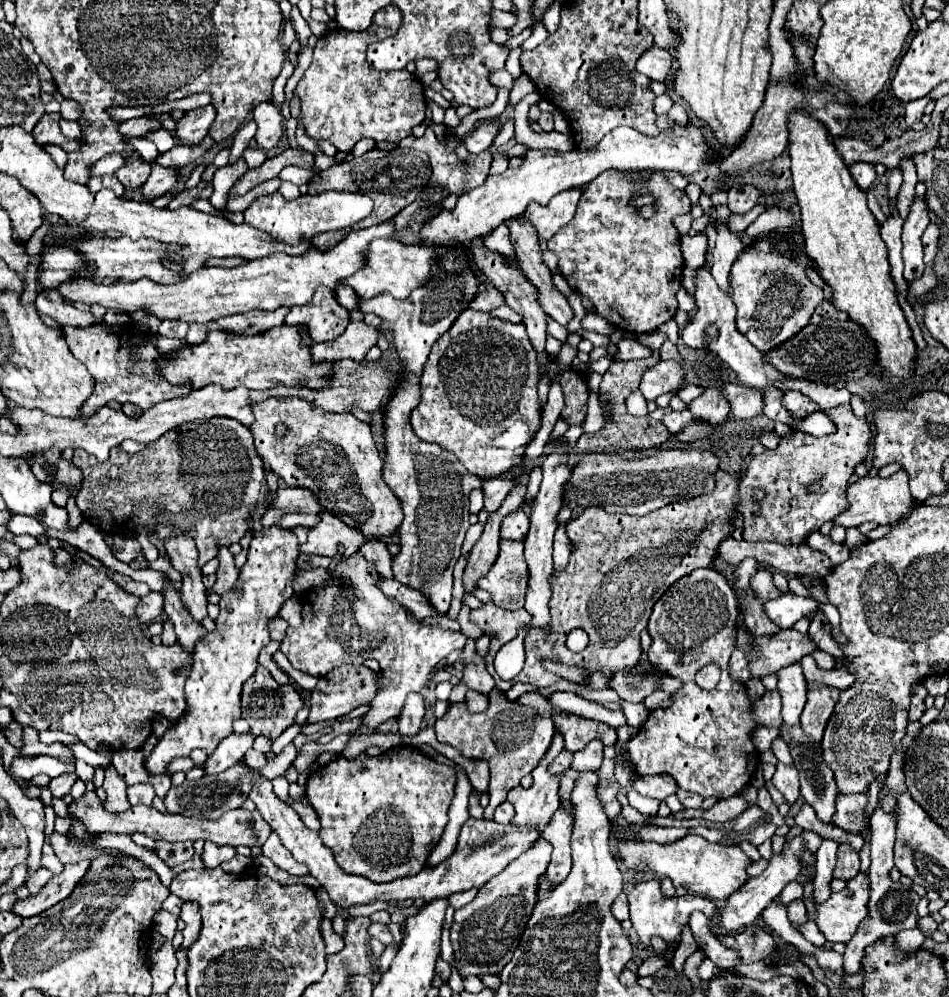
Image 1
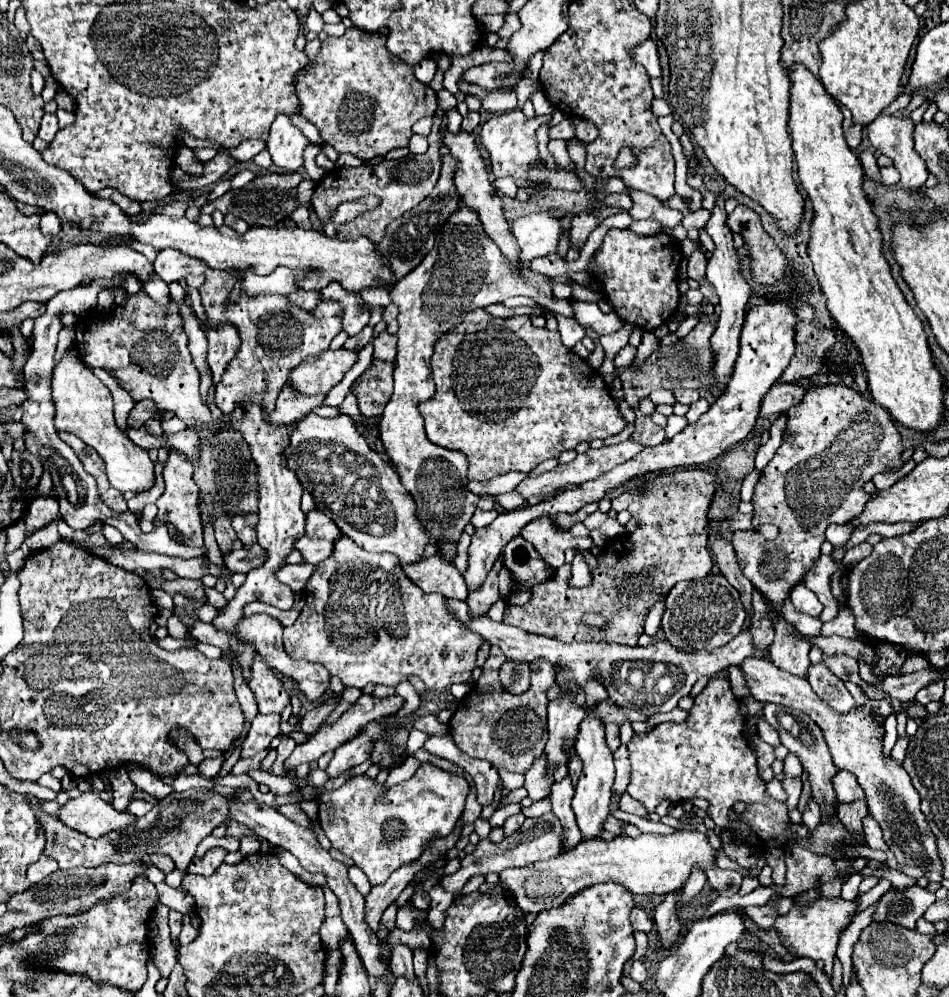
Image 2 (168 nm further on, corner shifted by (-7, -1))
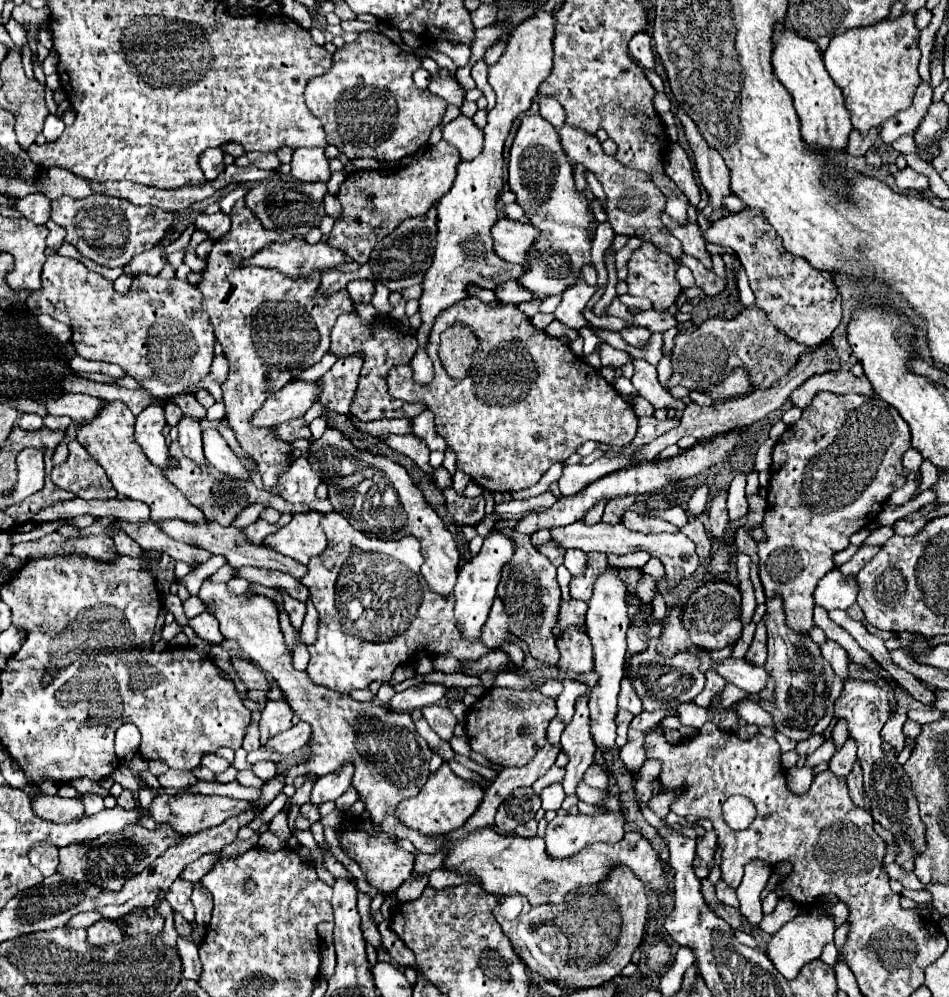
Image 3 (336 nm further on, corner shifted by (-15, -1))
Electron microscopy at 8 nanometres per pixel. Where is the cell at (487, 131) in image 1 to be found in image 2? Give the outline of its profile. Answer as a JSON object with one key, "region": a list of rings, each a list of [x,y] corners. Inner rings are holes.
{"region":[[[520,108],[500,114],[500,116],[492,116],[490,120],[486,120],[482,124],[482,132],[480,132],[480,142],[484,146],[484,150],[490,156],[490,164],[492,164],[492,172],[496,178],[504,178],[504,176],[512,176],[516,180],[516,184],[528,186],[528,164],[540,160],[538,158],[538,148],[536,148],[536,128],[546,122],[542,116],[534,116],[534,118],[526,118],[522,114]]]}

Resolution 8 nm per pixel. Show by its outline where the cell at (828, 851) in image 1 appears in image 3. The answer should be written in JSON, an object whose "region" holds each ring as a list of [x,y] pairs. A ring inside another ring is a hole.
{"region":[[[780,596],[766,598],[764,624],[768,628],[768,660],[764,664],[768,680],[764,692],[758,692],[758,702],[772,716],[778,732],[796,742],[806,740],[814,732],[826,730],[830,724],[834,702],[842,692],[844,680],[840,680],[832,666],[820,656],[820,648],[810,636],[800,636],[800,632],[792,632],[792,628],[788,628]]]}

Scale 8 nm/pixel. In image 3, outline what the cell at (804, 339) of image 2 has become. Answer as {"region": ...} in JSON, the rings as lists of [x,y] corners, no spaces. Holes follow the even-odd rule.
{"region":[[[746,308],[732,320],[710,318],[692,334],[676,336],[672,348],[674,376],[670,378],[670,386],[682,384],[690,390],[708,388],[724,380],[732,372],[732,368],[744,366],[752,378],[752,384],[764,390],[772,386],[778,378],[782,378],[796,364],[800,354],[812,350],[814,348],[806,348],[790,340],[788,336],[776,332],[776,328],[770,324],[770,320],[760,308]]]}

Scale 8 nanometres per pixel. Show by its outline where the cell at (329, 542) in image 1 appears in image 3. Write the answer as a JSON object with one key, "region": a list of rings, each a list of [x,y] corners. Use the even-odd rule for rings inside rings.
{"region":[[[316,510],[308,514],[294,514],[292,522],[274,534],[268,534],[262,540],[262,546],[268,546],[278,554],[306,566],[310,558],[320,556],[328,546],[328,540],[320,528],[320,516],[322,514]]]}

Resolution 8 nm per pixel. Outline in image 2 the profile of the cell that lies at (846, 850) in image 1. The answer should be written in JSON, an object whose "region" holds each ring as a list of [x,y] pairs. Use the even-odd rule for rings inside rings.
{"region":[[[856,800],[854,804],[838,804],[838,820],[842,820],[844,828],[850,834],[864,832],[864,816],[868,816],[868,804],[864,804],[864,800]]]}

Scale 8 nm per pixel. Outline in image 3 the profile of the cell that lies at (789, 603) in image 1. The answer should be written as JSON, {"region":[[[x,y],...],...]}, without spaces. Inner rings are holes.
{"region":[[[830,570],[824,578],[820,578],[818,588],[814,592],[814,600],[818,606],[826,608],[828,612],[838,608],[846,610],[856,602],[858,596],[858,582],[854,578],[844,578],[840,570]]]}

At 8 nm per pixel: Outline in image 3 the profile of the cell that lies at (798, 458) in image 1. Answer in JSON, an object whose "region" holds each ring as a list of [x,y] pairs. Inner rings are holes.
{"region":[[[820,392],[814,396],[814,400],[808,404],[808,408],[804,408],[802,418],[788,426],[788,430],[780,436],[780,440],[774,446],[772,452],[772,466],[770,466],[770,488],[768,488],[768,508],[764,514],[764,530],[768,534],[766,542],[758,542],[758,556],[760,556],[760,578],[764,584],[764,592],[766,596],[774,596],[780,594],[784,598],[784,610],[786,610],[786,622],[790,628],[800,630],[800,632],[808,632],[814,624],[812,618],[812,608],[814,608],[814,600],[812,600],[812,592],[816,590],[816,582],[834,568],[834,554],[840,550],[848,548],[848,538],[866,528],[870,522],[876,520],[876,516],[880,514],[886,498],[900,486],[904,486],[906,482],[906,468],[902,466],[902,454],[910,448],[910,428],[908,424],[902,420],[902,416],[896,412],[896,408],[892,408],[890,404],[882,402],[878,396],[862,396],[862,394],[832,394],[832,392]]]}

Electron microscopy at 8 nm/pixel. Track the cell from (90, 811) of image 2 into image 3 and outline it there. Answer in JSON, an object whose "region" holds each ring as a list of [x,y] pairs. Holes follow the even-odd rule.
{"region":[[[32,796],[32,808],[36,808],[36,814],[44,820],[50,822],[70,822],[70,820],[78,820],[80,816],[84,816],[84,804],[76,798],[66,800],[60,796]]]}

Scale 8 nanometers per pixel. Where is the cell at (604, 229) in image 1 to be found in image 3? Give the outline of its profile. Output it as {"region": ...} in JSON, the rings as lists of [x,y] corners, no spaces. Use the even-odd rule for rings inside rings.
{"region":[[[642,242],[640,250],[636,250],[628,262],[628,268],[628,294],[648,296],[658,312],[668,310],[682,292],[676,280],[678,264],[650,242]]]}

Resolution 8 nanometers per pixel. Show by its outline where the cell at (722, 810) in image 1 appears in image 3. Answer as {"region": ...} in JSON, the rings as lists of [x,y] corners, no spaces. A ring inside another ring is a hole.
{"region":[[[802,766],[802,768],[792,768],[788,770],[786,778],[788,778],[788,788],[794,794],[802,794],[808,792],[810,784],[812,784],[812,774],[814,774],[814,766]]]}

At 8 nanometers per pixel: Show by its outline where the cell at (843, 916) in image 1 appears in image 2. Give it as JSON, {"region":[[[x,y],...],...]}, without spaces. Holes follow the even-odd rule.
{"region":[[[858,892],[858,896],[854,900],[844,900],[844,898],[822,898],[814,904],[810,904],[808,908],[798,908],[792,906],[792,910],[786,916],[778,916],[774,928],[780,932],[782,944],[798,958],[806,956],[812,960],[822,960],[826,974],[832,974],[832,960],[836,954],[836,946],[838,946],[838,938],[844,932],[844,928],[852,922],[856,910],[858,910],[858,898],[862,896],[862,892]]]}

